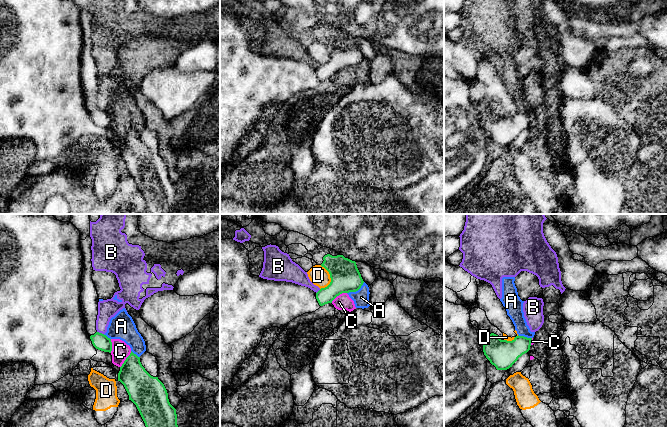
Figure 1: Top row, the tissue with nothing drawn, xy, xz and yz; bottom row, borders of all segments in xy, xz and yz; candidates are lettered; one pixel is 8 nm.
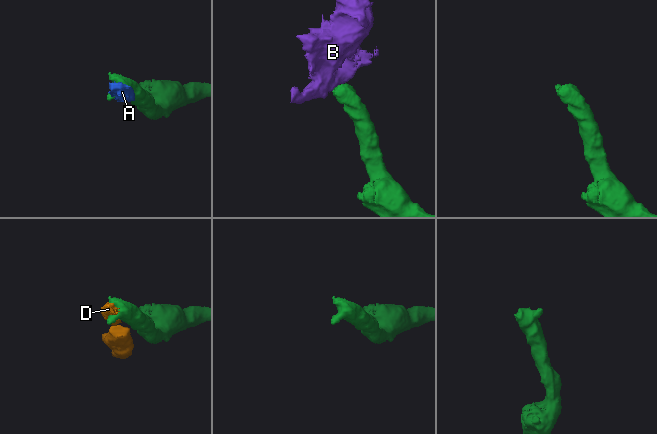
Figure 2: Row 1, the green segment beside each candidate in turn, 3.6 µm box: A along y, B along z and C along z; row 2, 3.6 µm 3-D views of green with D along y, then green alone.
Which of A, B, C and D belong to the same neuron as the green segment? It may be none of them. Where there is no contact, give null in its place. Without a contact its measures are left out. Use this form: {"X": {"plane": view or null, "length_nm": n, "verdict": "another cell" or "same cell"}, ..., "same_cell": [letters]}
{"A": {"plane": "xz", "length_nm": 170, "verdict": "another cell"}, "B": {"plane": "xy", "length_nm": 60, "verdict": "another cell"}, "C": {"plane": "xy", "length_nm": 160, "verdict": "another cell"}, "D": {"plane": "xz", "length_nm": 200, "verdict": "another cell"}, "same_cell": []}

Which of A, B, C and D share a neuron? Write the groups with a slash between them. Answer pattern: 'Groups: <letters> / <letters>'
Groups: A B C / D

